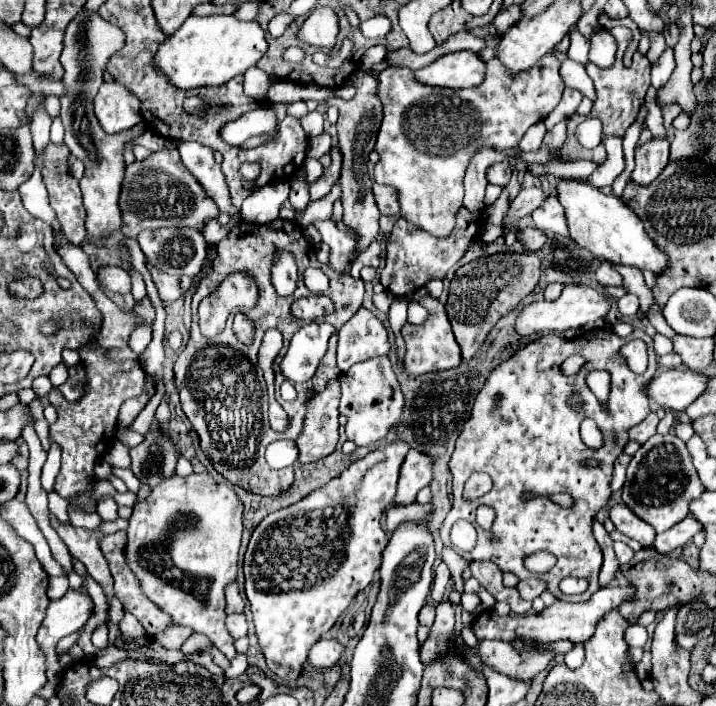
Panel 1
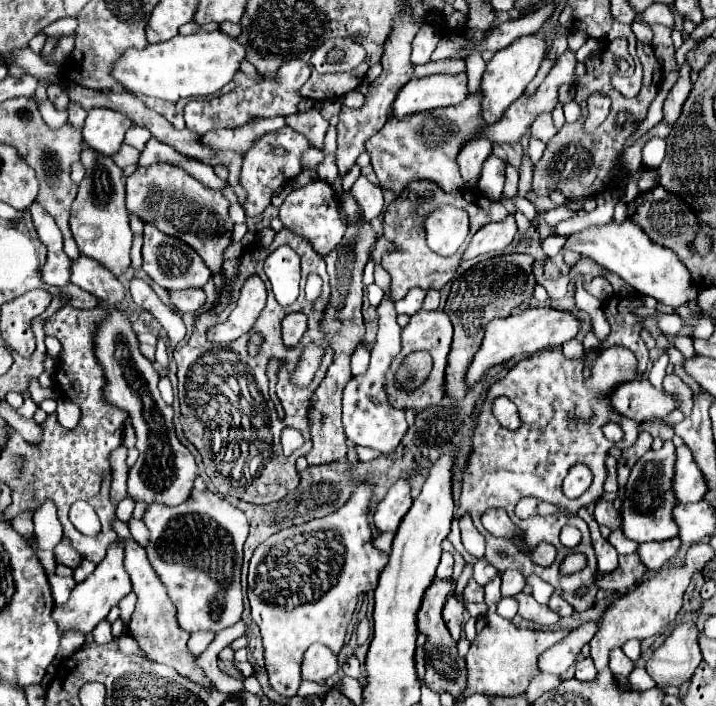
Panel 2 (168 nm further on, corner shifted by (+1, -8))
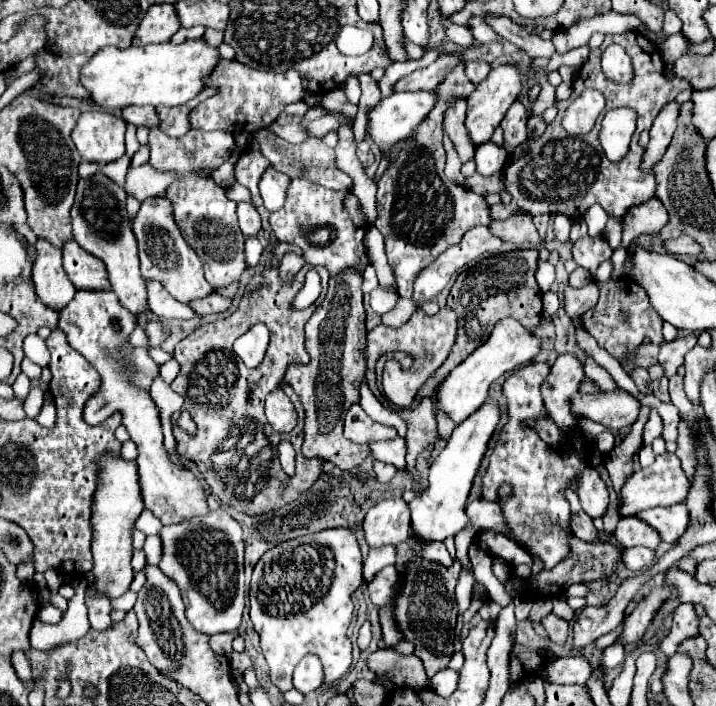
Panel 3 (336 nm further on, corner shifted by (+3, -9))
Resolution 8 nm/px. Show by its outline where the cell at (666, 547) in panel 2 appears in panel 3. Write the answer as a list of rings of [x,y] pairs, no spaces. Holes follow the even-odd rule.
[[[628,548],[622,552],[622,562],[628,570],[638,572],[648,568],[648,564],[656,562],[656,554],[650,548]]]

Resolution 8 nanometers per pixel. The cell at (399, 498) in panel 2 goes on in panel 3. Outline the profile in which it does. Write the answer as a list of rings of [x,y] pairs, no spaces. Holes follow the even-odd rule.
[[[402,498],[378,502],[368,510],[362,528],[370,548],[398,546],[400,542],[406,542],[410,534],[408,504]]]

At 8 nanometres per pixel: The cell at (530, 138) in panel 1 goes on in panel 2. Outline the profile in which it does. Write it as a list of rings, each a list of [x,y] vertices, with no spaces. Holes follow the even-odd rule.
[[[538,115],[538,119],[532,123],[530,127],[530,137],[540,139],[540,141],[548,141],[556,135],[556,129],[552,125],[552,117],[550,115]]]

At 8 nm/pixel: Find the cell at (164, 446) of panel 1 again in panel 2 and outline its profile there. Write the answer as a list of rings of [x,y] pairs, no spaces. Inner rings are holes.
[[[114,307],[108,319],[98,327],[96,345],[96,357],[106,371],[106,399],[128,411],[136,431],[136,449],[140,451],[140,457],[128,473],[128,497],[146,503],[184,503],[190,495],[194,477],[198,475],[198,467],[194,455],[176,437],[172,423],[174,411],[160,397],[158,373],[138,351],[136,333],[120,309]]]

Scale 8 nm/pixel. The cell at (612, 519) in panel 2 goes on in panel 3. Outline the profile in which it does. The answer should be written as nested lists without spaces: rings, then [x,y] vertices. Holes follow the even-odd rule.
[[[586,468],[576,476],[576,494],[588,516],[600,518],[608,506],[608,490],[594,468]]]

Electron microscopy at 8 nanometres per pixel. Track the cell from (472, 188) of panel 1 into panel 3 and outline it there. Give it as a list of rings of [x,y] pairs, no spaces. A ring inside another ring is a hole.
[[[452,98],[448,110],[444,112],[444,132],[456,144],[456,150],[458,150],[462,162],[470,160],[472,152],[476,150],[474,144],[468,144],[468,132],[464,128],[464,116],[466,116],[466,98]]]

